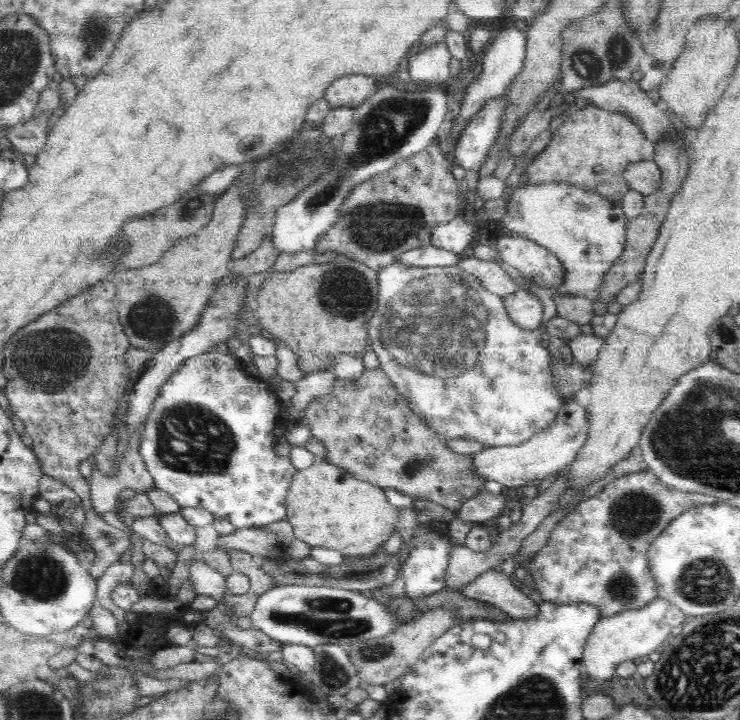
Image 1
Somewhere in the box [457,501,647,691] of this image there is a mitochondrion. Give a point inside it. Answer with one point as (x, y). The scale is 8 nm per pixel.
(621, 587)

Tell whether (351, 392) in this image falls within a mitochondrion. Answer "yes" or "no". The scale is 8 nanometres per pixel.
no

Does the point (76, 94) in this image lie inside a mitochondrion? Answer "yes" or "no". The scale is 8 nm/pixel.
no

